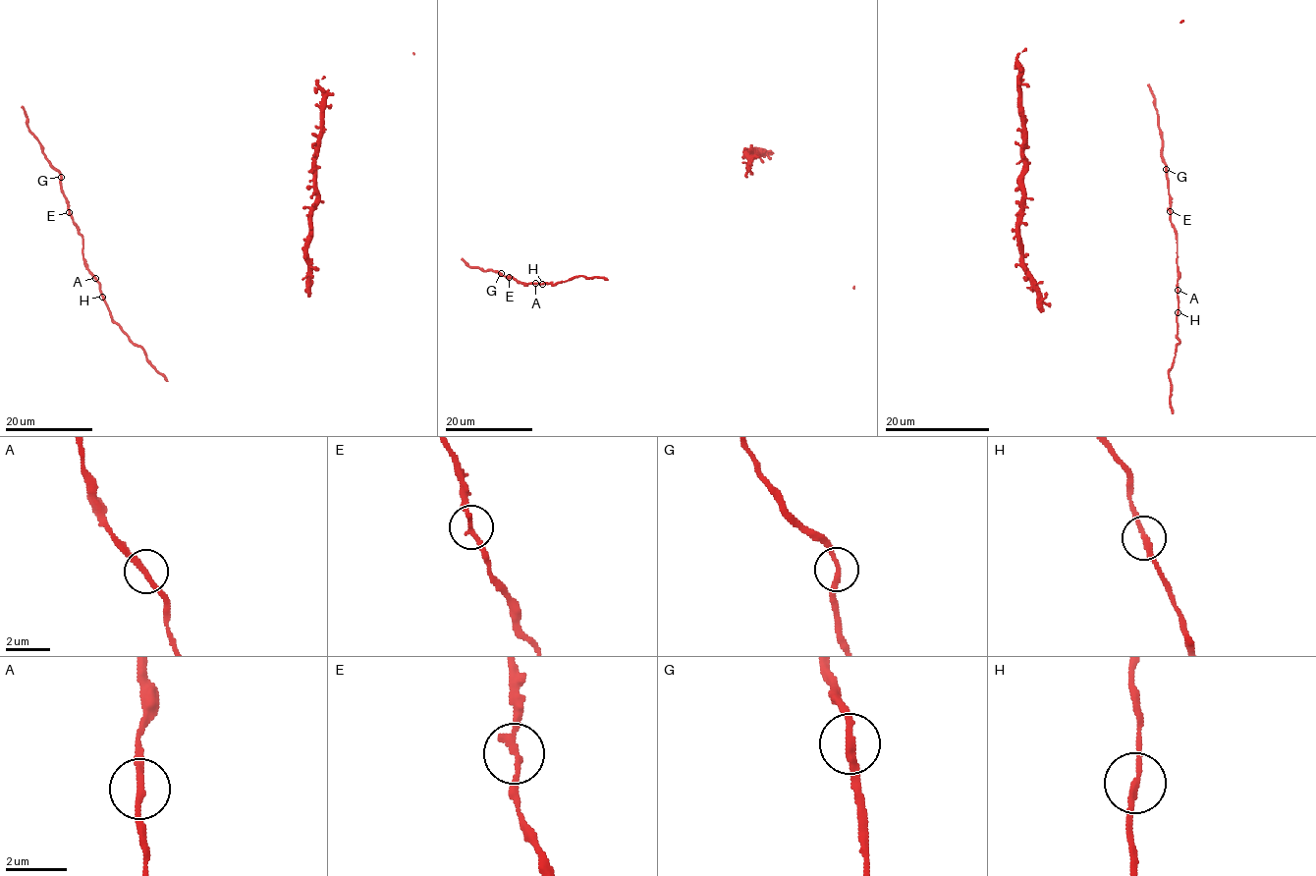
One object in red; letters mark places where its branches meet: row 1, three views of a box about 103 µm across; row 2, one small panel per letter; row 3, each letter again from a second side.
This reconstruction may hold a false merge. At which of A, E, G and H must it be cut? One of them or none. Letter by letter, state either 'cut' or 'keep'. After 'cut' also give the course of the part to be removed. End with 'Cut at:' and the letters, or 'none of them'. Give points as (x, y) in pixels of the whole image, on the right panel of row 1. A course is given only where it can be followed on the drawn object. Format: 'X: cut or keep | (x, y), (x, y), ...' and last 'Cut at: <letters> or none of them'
A: keep
E: keep
G: keep
H: keep
Cut at: none of them

